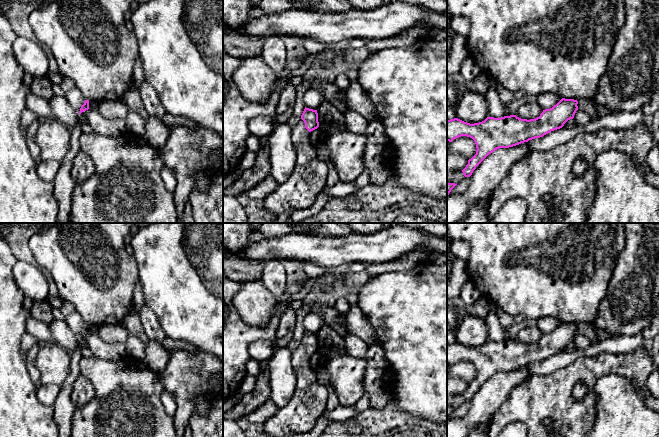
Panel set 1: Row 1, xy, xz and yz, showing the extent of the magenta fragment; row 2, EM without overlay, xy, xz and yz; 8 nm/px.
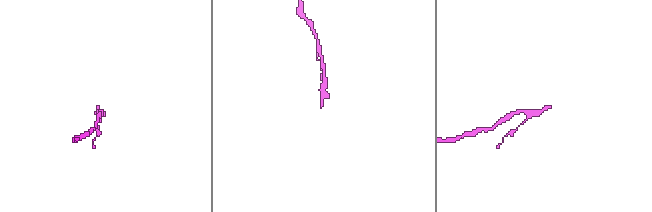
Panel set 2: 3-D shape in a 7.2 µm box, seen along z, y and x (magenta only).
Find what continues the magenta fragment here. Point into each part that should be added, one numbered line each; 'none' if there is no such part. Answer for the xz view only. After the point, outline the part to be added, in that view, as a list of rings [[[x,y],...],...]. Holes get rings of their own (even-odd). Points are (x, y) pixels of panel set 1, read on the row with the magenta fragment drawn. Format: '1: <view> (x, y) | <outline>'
1: xz (308, 179) | [[[300,119],[292,131],[296,151],[295,168],[290,178],[264,199],[264,209],[276,217],[310,207],[326,186],[328,167],[318,158],[317,147],[310,143],[309,138],[310,132]]]

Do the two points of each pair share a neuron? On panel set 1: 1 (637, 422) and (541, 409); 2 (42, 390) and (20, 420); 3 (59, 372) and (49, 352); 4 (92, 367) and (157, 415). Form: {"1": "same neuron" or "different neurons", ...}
{"1": "different neurons", "2": "different neurons", "3": "same neuron", "4": "same neuron"}

